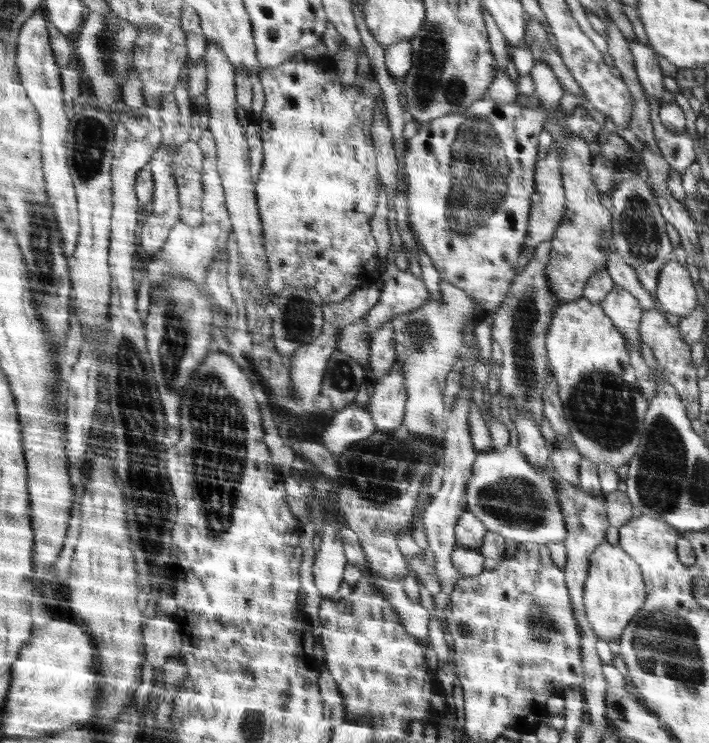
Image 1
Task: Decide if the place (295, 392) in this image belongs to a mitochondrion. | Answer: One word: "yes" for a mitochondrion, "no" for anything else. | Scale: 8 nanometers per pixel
no

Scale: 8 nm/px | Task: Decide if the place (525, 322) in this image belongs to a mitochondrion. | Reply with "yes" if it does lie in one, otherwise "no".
yes

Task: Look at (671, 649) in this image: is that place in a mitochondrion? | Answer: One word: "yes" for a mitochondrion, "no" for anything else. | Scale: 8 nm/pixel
yes

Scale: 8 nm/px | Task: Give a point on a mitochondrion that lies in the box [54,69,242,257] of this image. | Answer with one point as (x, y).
(91, 136)

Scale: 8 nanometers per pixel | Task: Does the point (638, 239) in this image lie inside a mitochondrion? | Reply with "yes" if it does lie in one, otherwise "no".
yes

